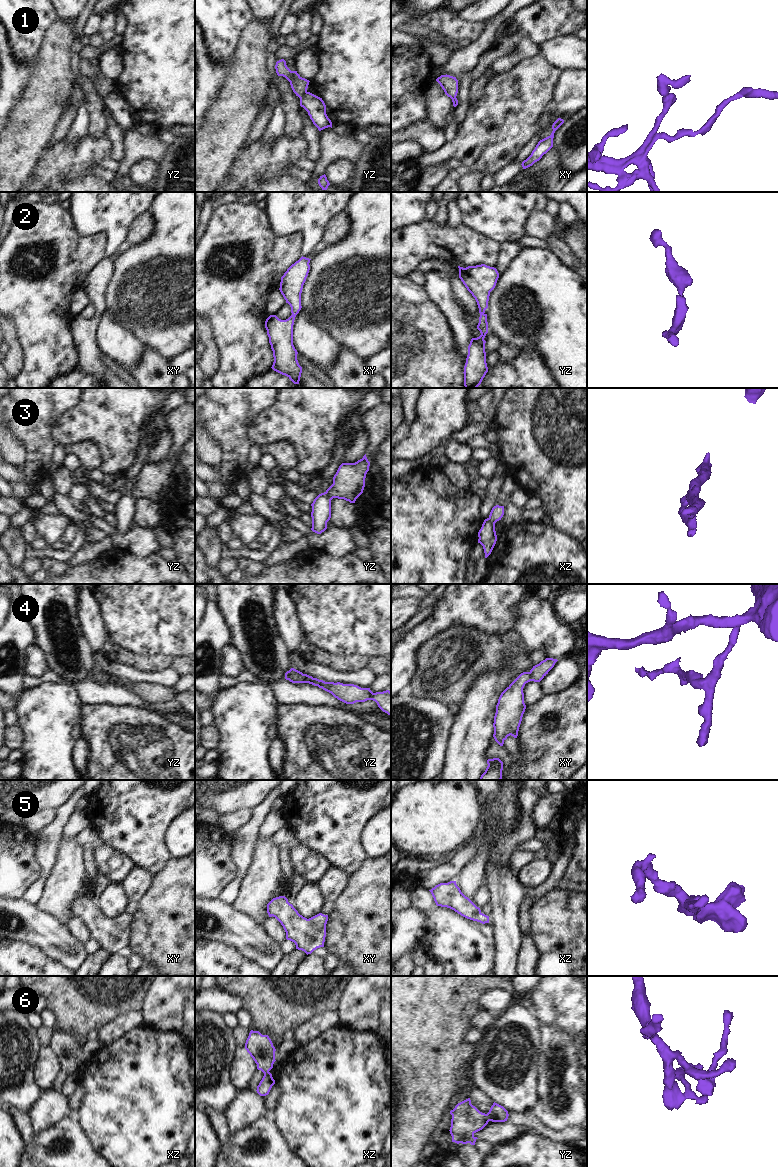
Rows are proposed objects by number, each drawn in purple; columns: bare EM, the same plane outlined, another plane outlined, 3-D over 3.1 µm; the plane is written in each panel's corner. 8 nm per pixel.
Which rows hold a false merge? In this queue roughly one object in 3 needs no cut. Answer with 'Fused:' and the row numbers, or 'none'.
Fused: 1, 3, 4, 6

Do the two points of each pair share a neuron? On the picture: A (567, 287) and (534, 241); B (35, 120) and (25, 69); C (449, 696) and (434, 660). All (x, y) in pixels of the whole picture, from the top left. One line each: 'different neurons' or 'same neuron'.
A: different neurons
B: different neurons
C: same neuron

